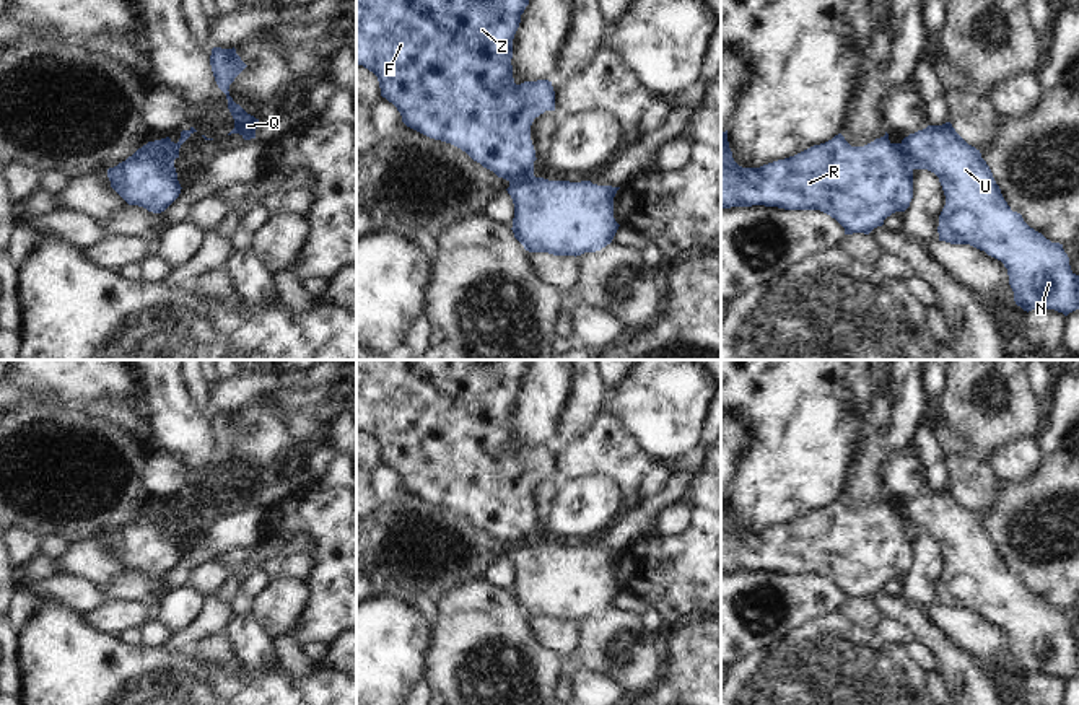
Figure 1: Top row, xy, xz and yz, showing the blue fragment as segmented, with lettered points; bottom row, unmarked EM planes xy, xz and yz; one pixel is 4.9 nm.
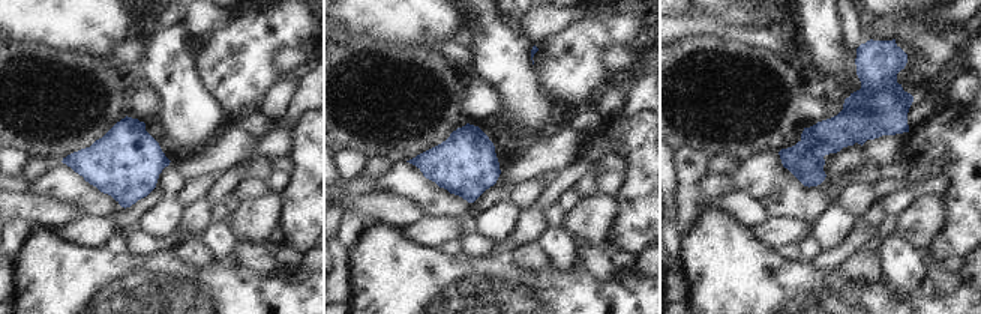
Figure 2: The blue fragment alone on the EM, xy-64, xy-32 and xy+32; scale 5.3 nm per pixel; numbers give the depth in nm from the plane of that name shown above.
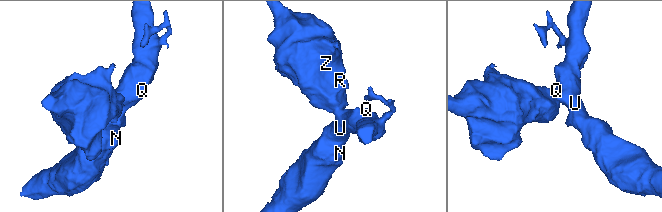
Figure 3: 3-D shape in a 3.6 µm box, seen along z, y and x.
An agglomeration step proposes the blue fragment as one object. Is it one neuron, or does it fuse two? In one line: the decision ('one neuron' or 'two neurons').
two neurons

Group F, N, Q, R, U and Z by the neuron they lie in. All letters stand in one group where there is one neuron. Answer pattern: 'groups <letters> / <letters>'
groups F R Z / N Q U

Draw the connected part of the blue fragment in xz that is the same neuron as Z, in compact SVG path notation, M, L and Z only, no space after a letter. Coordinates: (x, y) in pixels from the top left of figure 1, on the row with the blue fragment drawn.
M356 0L356 63L378 77L381 96L392 103L402 116L402 122L435 140L451 143L465 151L474 161L493 171L509 184L534 176L535 150L531 140L531 125L545 111L555 111L555 91L552 81L537 80L514 83L513 78L513 39L529 0Z

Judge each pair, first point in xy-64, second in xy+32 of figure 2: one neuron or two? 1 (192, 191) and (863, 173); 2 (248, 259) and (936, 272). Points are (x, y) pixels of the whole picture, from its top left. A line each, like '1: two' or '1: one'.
1: two
2: one

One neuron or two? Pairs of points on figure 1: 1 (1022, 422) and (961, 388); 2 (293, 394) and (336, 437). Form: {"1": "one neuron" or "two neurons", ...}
{"1": "one neuron", "2": "two neurons"}

